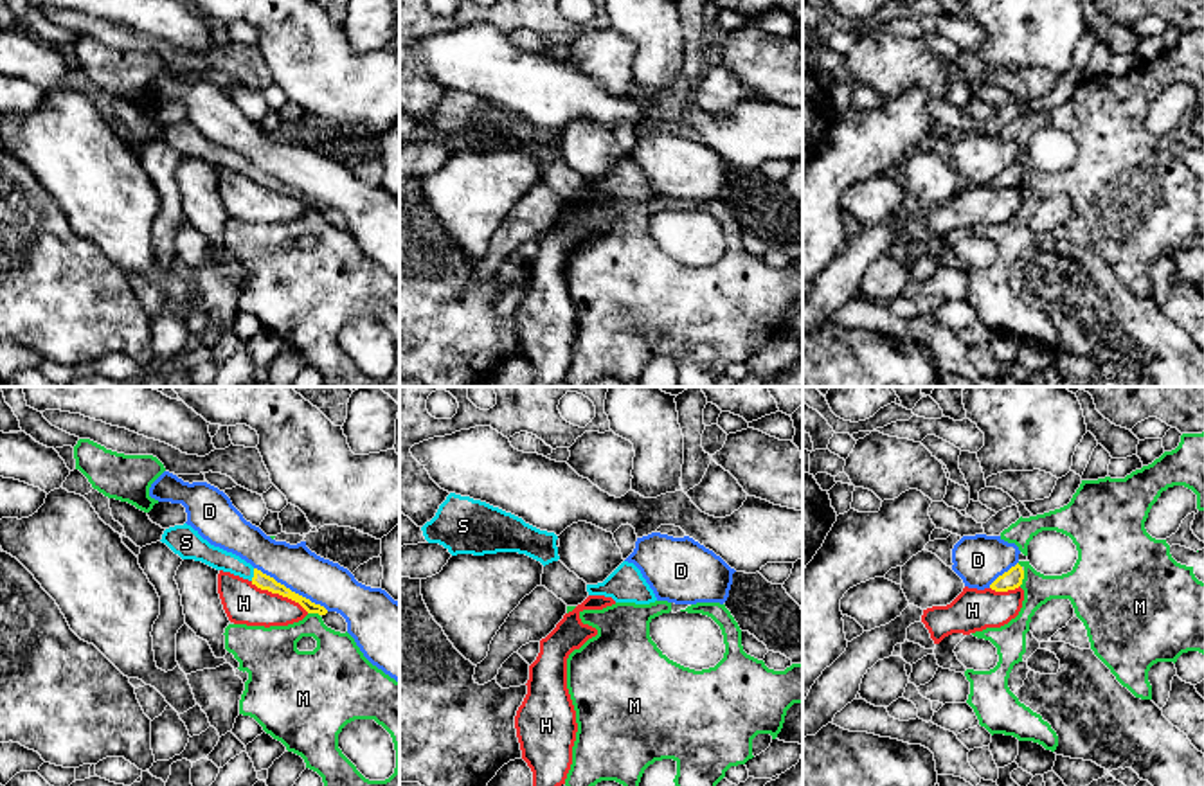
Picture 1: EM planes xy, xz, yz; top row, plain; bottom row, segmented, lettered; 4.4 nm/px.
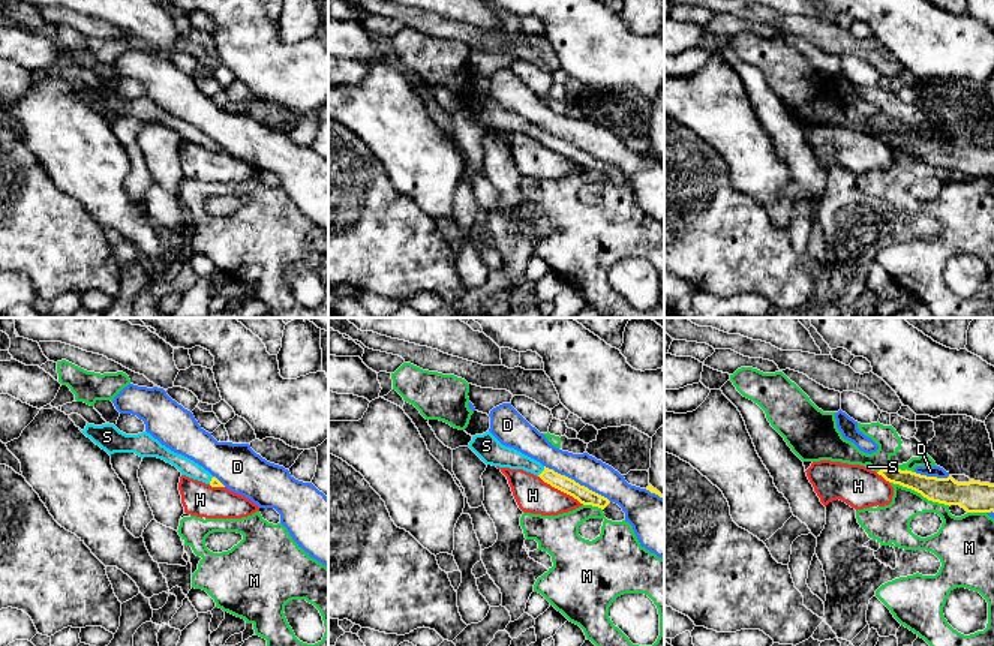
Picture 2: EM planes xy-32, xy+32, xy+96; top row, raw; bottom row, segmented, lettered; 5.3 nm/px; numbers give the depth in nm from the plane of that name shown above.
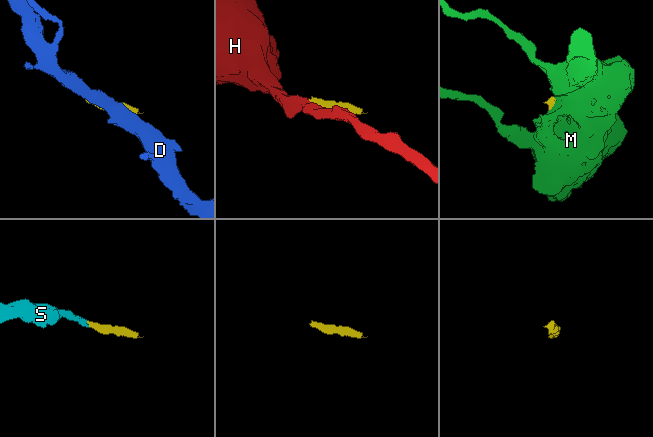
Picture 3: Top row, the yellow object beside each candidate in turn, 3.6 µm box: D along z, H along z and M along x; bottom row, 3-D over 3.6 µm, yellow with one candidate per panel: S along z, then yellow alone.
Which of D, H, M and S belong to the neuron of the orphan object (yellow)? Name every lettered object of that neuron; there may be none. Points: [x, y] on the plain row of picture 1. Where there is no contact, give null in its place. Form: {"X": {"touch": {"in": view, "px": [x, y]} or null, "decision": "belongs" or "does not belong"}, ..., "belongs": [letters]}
{"D": {"touch": {"in": "xy", "px": [290, 187]}, "decision": "does not belong"}, "H": {"touch": {"in": "xy", "px": [279, 191]}, "decision": "does not belong"}, "M": {"touch": {"in": "yz", "px": [1023, 175]}, "decision": "does not belong"}, "S": {"touch": {"in": "xy", "px": [254, 171]}, "decision": "belongs"}, "belongs": ["S"]}

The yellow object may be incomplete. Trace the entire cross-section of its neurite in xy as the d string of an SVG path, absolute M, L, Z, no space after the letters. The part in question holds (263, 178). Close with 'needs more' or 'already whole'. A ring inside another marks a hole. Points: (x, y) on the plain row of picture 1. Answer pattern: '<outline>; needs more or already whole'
M187 121L166 126L160 138L166 140L182 156L202 158L216 167L230 169L234 173L248 176L252 182L256 182L261 187L279 191L283 194L299 200L308 210L319 210L319 212L328 210L324 203L315 201L310 196L292 189L284 182L277 180L274 174L254 165L239 153L211 142L207 137L203 137L198 131L198 128L194 128Z; needs more

